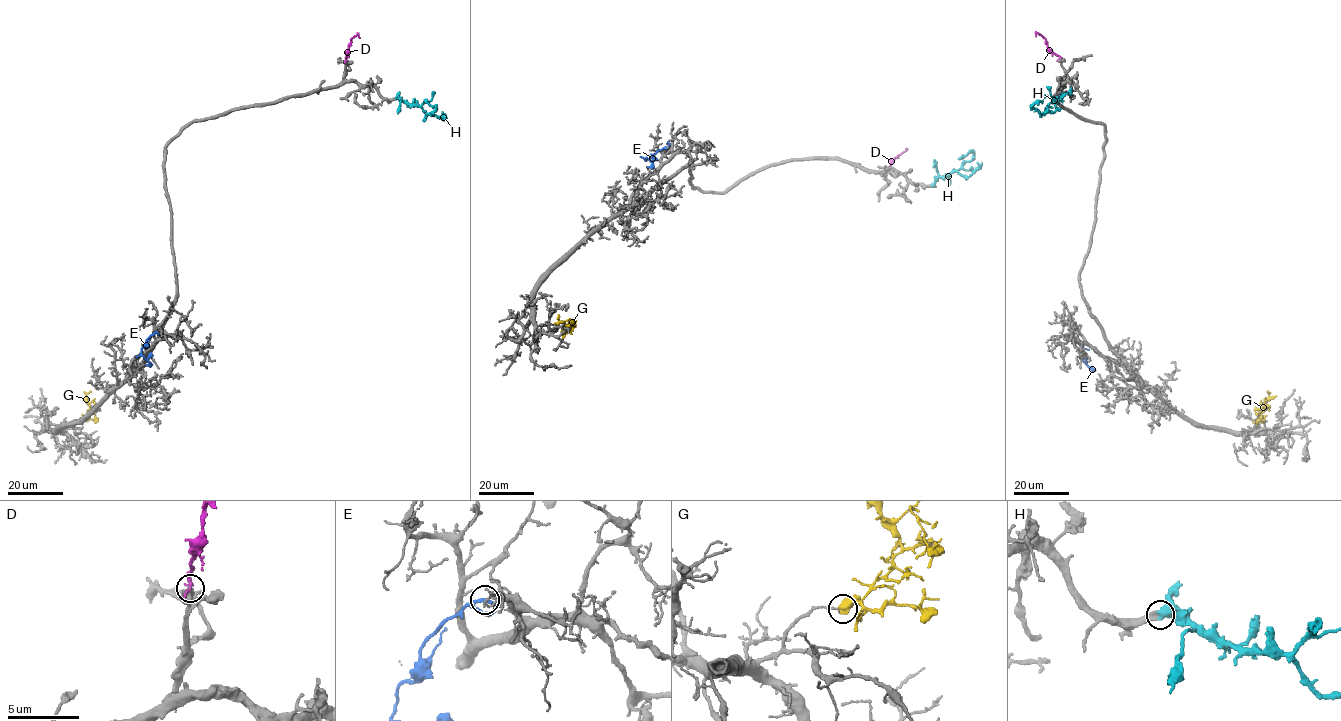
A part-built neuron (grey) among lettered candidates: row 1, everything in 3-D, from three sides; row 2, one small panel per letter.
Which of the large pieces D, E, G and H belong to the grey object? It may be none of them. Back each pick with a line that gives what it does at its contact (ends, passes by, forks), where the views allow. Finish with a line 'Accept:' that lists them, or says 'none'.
H: it ends
Accept: H

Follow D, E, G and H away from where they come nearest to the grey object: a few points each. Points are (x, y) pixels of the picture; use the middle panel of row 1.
D: (888, 170), (893, 159), (908, 149)
E: (667, 145), (645, 158), (647, 157), (652, 163), (647, 167)
G: (554, 326), (559, 321), (567, 329), (563, 331), (569, 331)
H: (931, 185), (939, 177), (945, 177), (965, 161), (970, 161), (973, 153), (959, 159)

